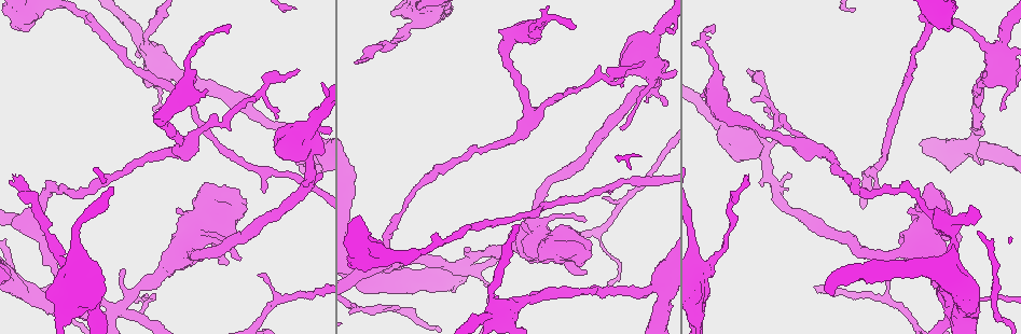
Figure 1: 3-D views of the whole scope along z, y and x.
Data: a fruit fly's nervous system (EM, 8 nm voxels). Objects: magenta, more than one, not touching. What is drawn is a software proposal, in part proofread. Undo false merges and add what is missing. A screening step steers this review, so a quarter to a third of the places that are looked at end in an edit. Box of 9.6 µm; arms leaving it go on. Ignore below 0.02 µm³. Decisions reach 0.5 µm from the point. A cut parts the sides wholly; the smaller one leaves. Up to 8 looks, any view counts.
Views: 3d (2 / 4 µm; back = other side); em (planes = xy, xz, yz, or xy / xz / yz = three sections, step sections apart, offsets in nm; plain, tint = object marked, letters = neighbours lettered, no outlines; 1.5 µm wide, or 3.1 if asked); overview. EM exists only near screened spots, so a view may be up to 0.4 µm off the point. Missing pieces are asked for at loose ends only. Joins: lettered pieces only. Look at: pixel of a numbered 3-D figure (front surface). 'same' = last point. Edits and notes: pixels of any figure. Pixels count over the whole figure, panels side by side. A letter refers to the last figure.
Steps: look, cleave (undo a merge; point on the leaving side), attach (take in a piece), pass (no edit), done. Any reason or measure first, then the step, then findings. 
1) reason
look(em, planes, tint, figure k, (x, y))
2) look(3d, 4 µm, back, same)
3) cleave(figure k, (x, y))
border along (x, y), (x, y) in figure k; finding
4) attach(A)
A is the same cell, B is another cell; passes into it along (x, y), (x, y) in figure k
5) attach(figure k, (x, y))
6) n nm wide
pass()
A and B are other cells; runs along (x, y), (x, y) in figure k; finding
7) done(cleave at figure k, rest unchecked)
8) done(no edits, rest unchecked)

sudden change in width
look(3d, 4 µm, figure 1, (72, 273))

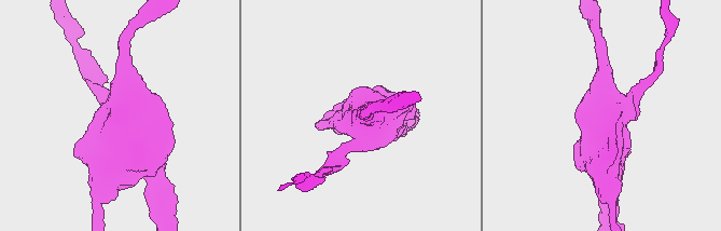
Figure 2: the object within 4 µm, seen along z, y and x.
shape alone is not enough
look(em, yz, step 8, letters, figure 2, (610, 111))

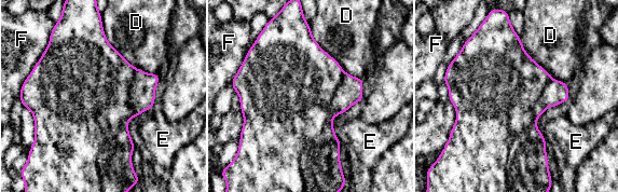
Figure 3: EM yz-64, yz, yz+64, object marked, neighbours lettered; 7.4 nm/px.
cleave(figure 3, (349, 92))
D, E and F are other cells; border along (344, 72), (331, 118), (300, 158) in figure 3; a second neuron is stuck on

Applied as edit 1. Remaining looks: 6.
sudden change in width
look(3d, 4 µm, back, figure 1, (165, 153))

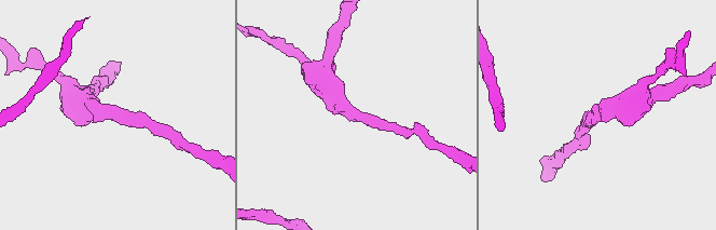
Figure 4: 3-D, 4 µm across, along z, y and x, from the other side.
look(em, planes, letters, figure 4, (356, 114))

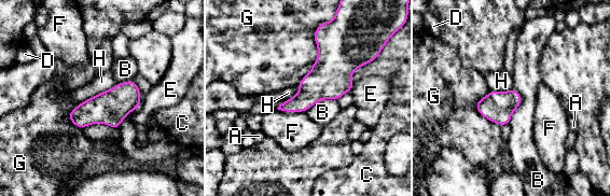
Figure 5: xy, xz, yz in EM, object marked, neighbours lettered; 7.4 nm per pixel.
pass()
A, B, C, D, E, F, G and H are other cells; border along (277, 108), (290, 112), (305, 112) in figure 5; continuous, no second neuron

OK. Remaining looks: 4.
thin end
look(em, xy, step 4, plain, figure 1, (771, 118))

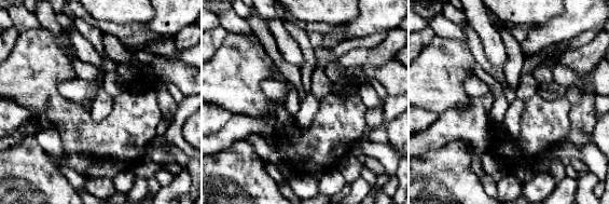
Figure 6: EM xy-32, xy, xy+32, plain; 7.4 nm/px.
what lies round it
look(em, xy, step 4, letters, same)

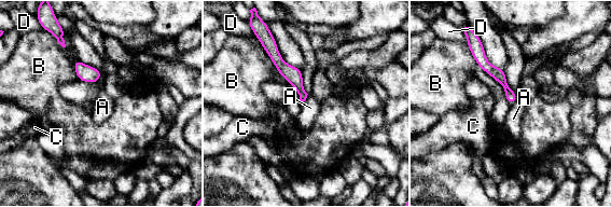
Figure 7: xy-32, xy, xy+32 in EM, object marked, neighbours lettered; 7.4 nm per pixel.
pass()
A, B, C and D are other cells; no lettered piece goes on from it

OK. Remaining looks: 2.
branch stops here
look(3d, 4 µm, figure 1, (606, 192))

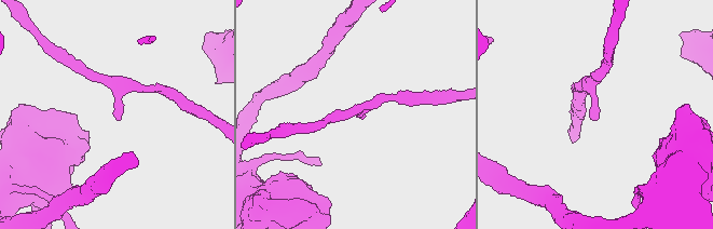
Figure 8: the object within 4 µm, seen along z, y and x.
look(em, planes, letters, figure 8, (359, 113))

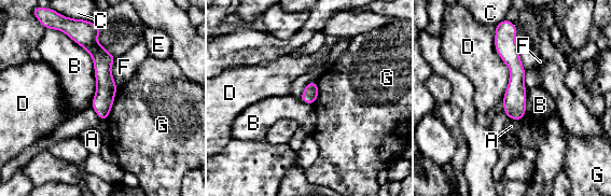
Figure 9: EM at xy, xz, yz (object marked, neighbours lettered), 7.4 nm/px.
B touches over 650 nm
pass()
A, B, C, D, E, F and G are other cells; no lettered piece goes on from it

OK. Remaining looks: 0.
done(cleave at figure 3, rest unchecked)

